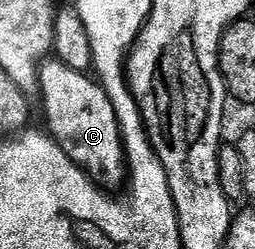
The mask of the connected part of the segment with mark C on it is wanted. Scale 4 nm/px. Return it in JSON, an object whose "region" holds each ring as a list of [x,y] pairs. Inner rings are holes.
{"region":[[[56,58],[46,59],[39,73],[39,97],[45,103],[45,120],[49,123],[48,135],[56,140],[61,149],[70,158],[89,173],[96,184],[106,190],[117,190],[126,183],[127,161],[125,159],[125,142],[121,139],[121,127],[115,114],[115,106],[111,98],[92,75],[71,70],[62,60]]]}

